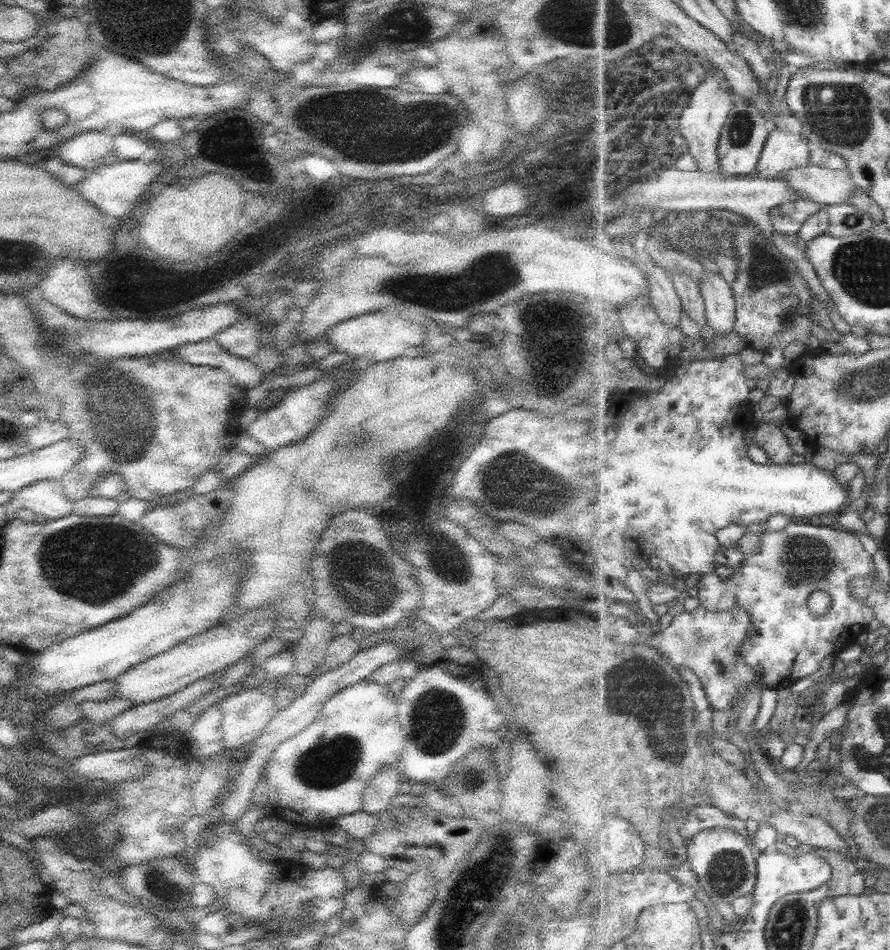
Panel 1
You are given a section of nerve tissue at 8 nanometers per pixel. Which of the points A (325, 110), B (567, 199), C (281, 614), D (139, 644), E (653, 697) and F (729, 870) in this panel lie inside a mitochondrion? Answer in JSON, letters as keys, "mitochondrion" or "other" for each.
{"A":"mitochondrion","B":"other","C":"other","D":"other","E":"mitochondrion","F":"mitochondrion"}

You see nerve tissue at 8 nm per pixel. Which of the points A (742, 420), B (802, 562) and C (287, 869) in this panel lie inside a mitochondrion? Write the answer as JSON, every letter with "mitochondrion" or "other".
{"A":"other","B":"mitochondrion","C":"other"}

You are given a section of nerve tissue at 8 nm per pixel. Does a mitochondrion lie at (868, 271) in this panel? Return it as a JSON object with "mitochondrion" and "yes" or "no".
{"mitochondrion":"yes"}

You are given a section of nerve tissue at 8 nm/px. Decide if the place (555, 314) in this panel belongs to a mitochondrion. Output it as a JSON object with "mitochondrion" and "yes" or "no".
{"mitochondrion":"no"}

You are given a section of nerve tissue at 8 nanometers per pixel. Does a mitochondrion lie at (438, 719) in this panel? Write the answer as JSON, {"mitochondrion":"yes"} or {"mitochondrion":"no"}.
{"mitochondrion":"yes"}

